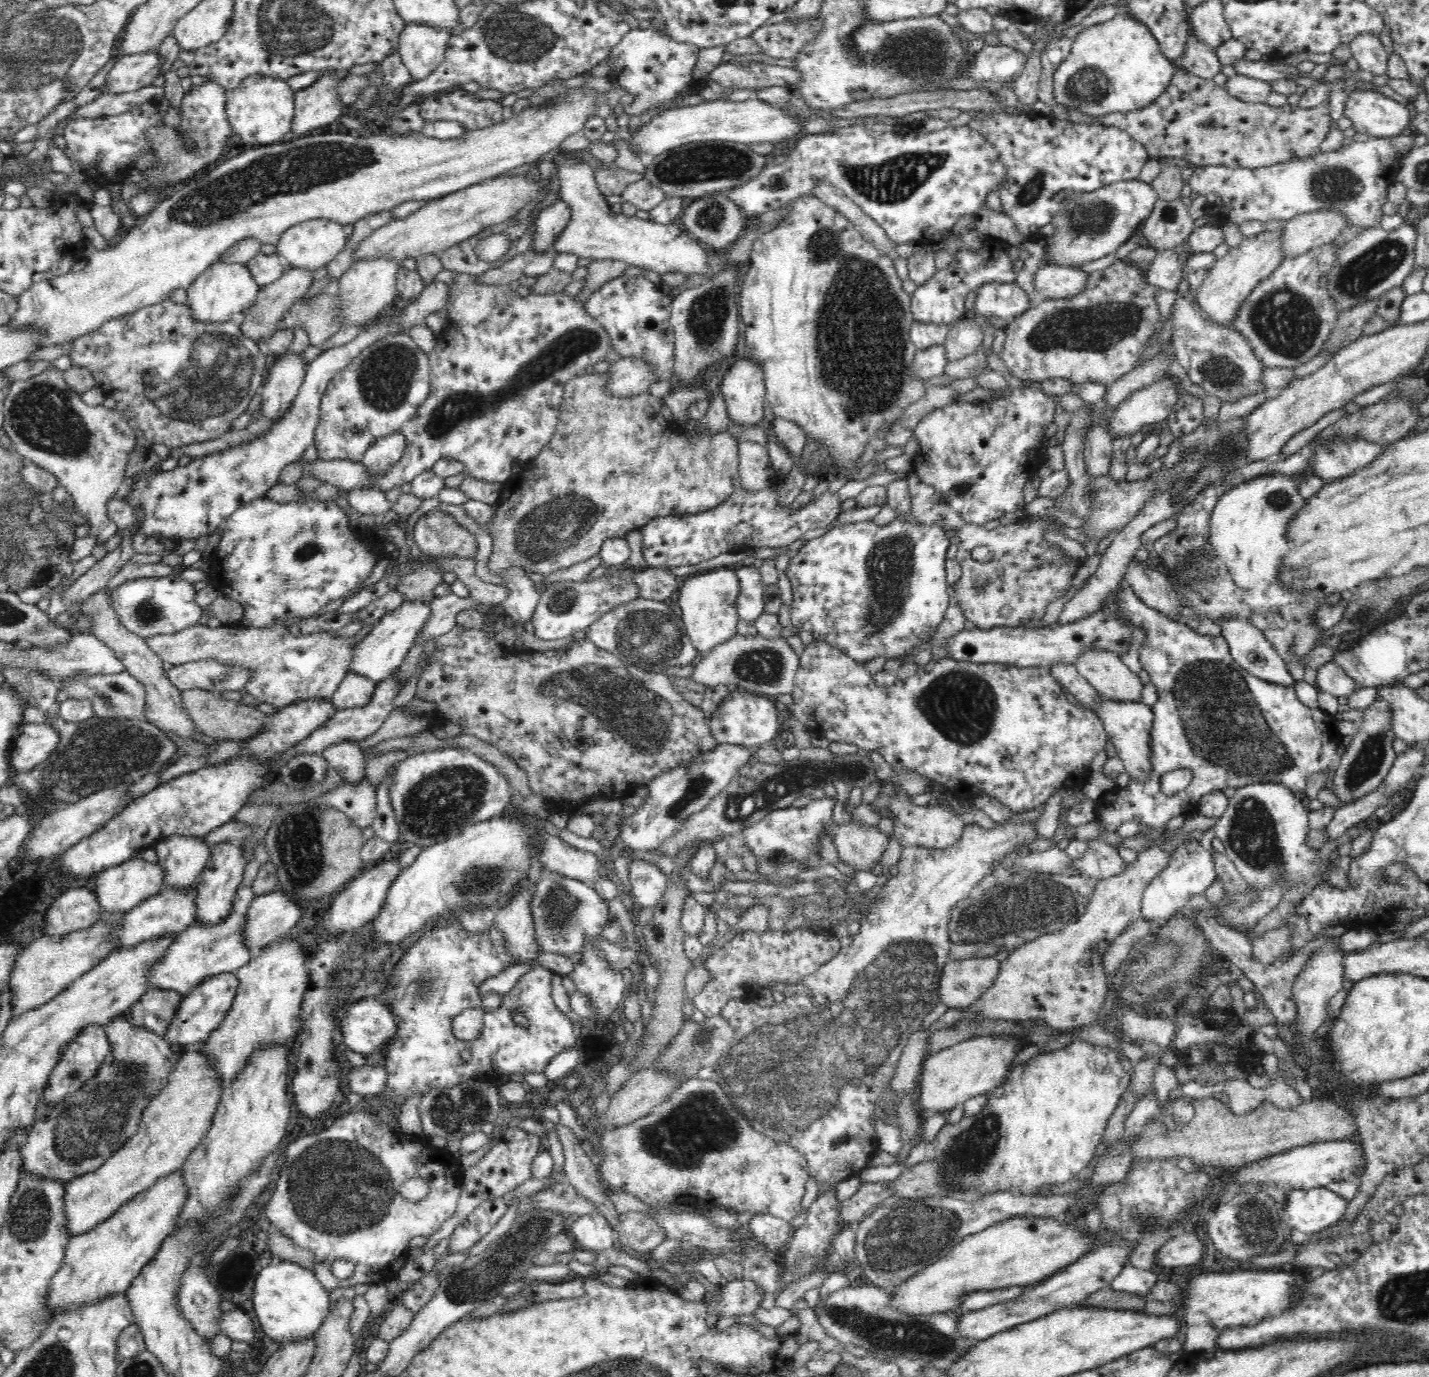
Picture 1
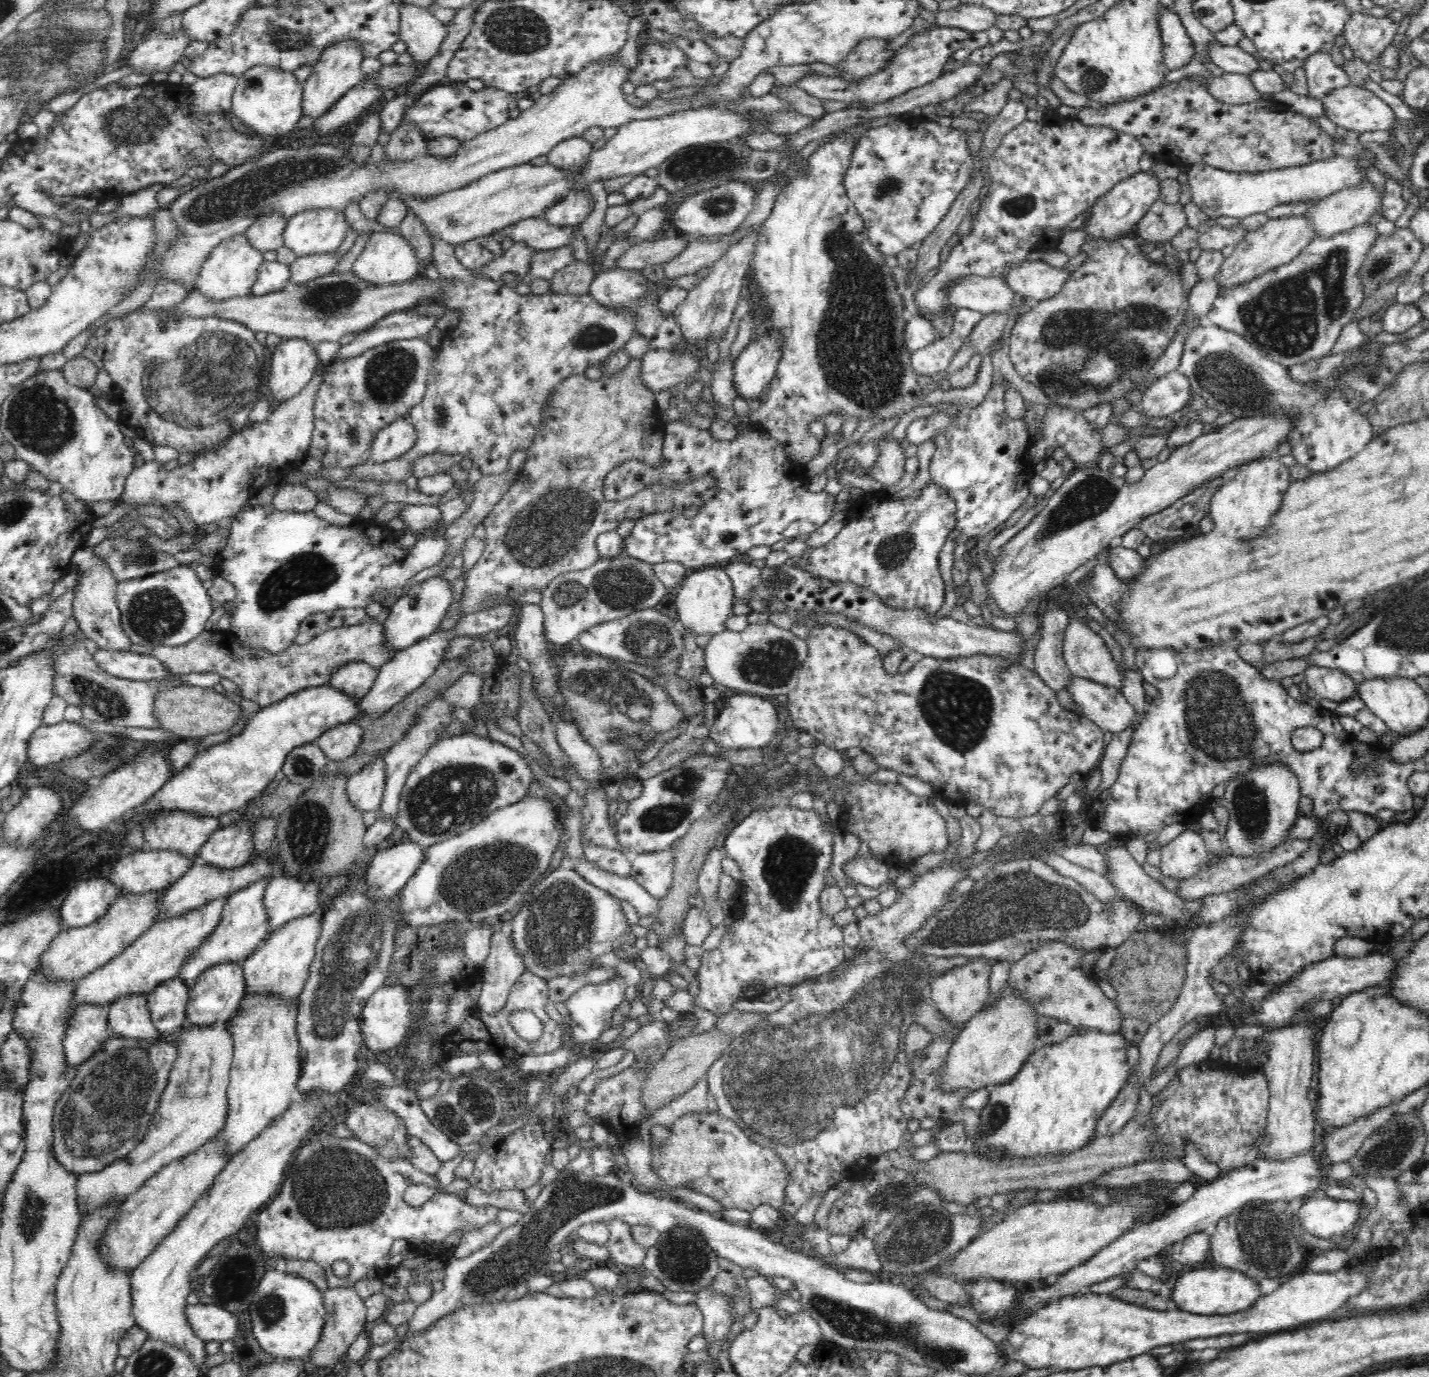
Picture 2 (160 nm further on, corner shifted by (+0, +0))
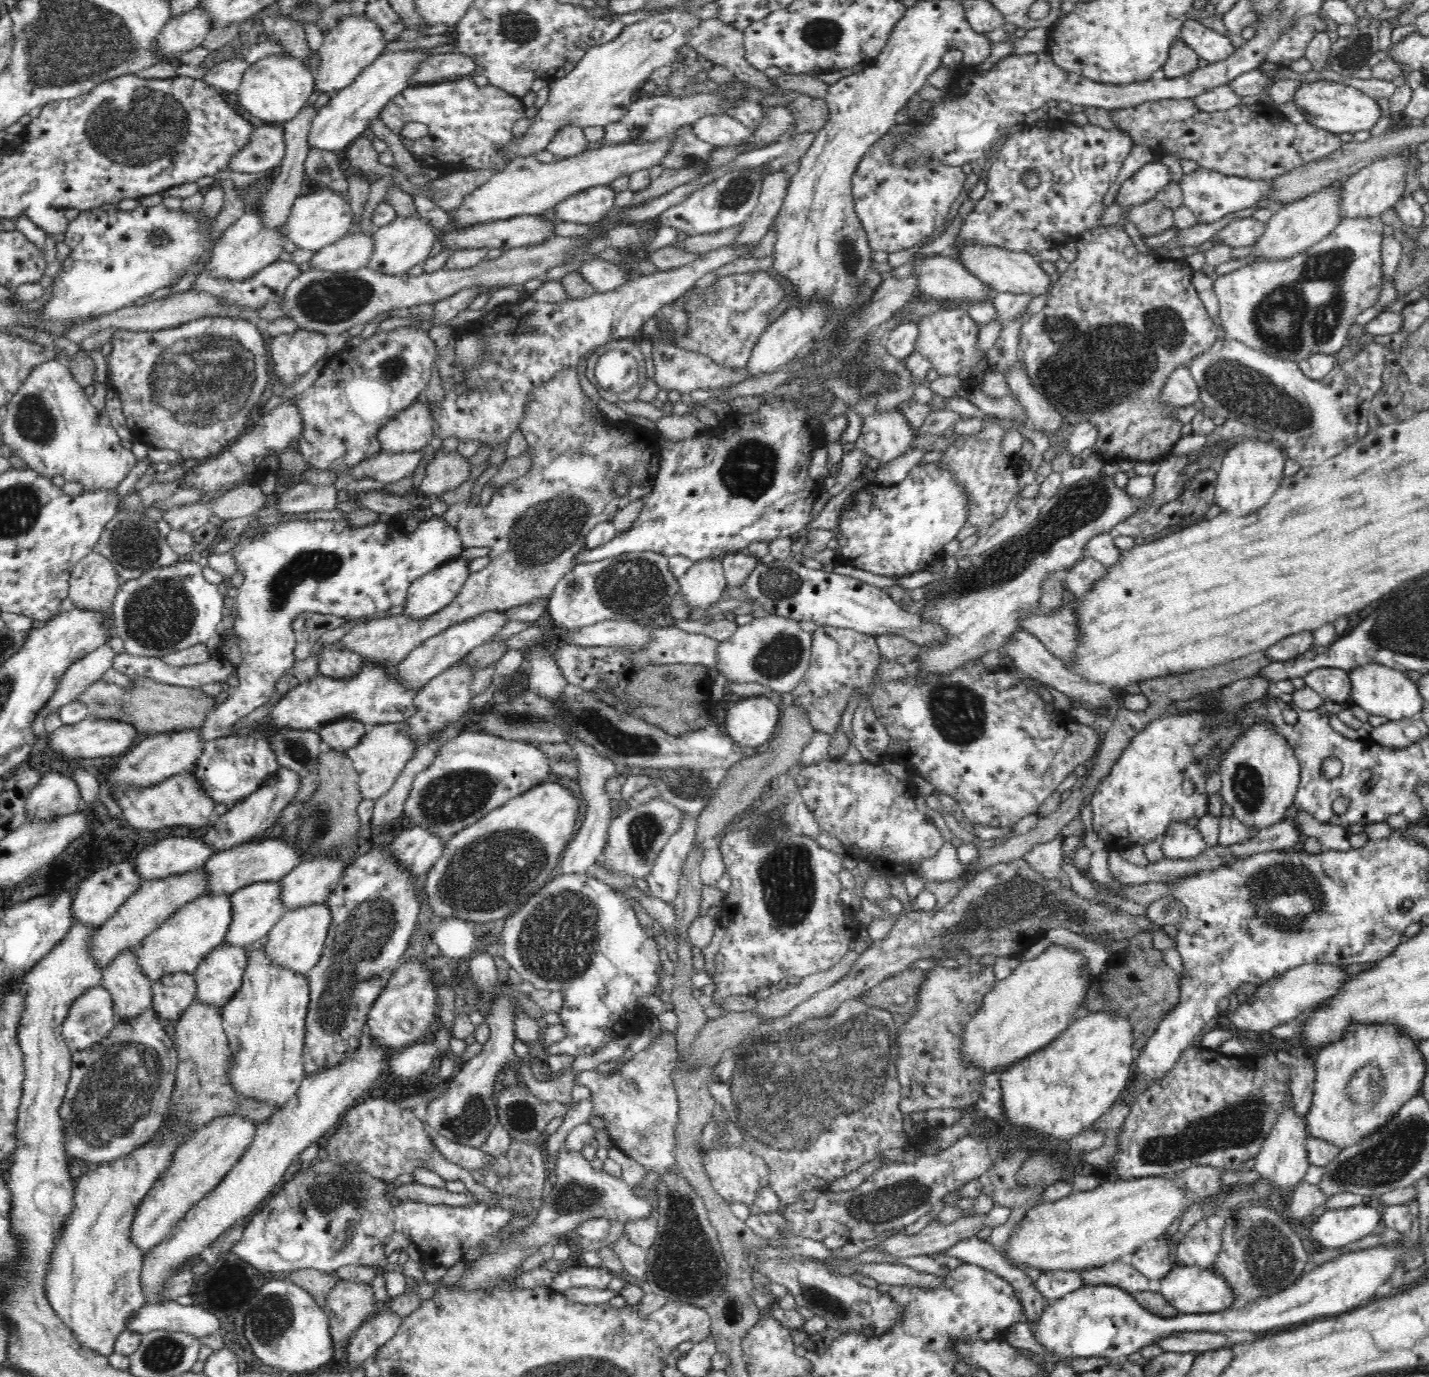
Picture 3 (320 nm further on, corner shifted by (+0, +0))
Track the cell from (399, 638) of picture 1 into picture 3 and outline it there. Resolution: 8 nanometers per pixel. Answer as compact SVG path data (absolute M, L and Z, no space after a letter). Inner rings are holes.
M461 557L448 559L438 568L414 580L409 586L402 614L414 620L424 619L449 606L471 574L468 564L468 560Z

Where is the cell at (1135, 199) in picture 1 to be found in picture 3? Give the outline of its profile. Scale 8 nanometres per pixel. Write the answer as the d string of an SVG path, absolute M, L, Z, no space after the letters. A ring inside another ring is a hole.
M1152 160L1121 184L1116 196L1117 202L1121 208L1142 204L1154 199L1170 181L1172 172L1168 166L1161 160Z

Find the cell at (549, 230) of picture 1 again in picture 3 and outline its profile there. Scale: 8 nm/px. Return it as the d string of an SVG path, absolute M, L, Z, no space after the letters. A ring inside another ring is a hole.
M610 185L585 188L559 202L555 207L556 220L593 225L613 210L614 189Z

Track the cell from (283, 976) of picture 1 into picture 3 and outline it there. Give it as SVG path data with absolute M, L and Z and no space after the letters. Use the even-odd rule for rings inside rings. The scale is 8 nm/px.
M326 903L286 910L268 934L268 942L264 946L267 958L273 960L273 965L306 975L322 957L330 922L332 922L332 915Z

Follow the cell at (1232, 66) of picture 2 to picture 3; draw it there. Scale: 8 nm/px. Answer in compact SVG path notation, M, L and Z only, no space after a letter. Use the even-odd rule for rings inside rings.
M1189 19L1180 34L1182 42L1190 46L1200 59L1209 63L1222 62L1235 50L1230 39L1204 26L1198 20Z

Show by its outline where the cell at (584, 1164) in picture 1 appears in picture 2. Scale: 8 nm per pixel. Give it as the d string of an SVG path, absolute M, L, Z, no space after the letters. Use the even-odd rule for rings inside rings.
M616 1220L608 1223L610 1236L607 1249L610 1253L611 1265L617 1265L629 1270L642 1268L647 1250L642 1248L631 1233L631 1225L624 1221Z

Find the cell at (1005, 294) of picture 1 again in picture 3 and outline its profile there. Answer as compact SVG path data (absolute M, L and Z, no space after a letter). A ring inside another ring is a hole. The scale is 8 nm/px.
M943 253L941 255L922 256L918 260L913 260L913 273L917 276L917 291L922 296L934 299L944 299L946 301L976 301L985 302L992 300L996 292L986 286L979 278L970 274L957 260Z

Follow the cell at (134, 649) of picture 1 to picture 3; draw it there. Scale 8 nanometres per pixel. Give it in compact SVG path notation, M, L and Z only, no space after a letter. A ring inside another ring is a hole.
M92 551L79 560L69 578L69 596L82 611L100 611L106 617L108 638L116 634L112 610L119 592L119 576L110 559Z

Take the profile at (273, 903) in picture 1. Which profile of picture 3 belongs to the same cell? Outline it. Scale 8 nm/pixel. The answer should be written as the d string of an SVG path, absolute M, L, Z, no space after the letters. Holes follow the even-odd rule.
M338 854L302 860L280 880L285 910L326 903L347 867Z

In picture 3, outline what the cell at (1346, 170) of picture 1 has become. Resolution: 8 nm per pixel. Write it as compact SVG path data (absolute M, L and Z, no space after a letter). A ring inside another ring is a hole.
M1197 167L1190 174L1183 174L1177 181L1183 192L1183 204L1196 216L1197 222L1210 224L1224 218L1226 214L1255 208L1256 202L1267 198L1271 180L1250 180L1238 176L1226 176L1214 170Z

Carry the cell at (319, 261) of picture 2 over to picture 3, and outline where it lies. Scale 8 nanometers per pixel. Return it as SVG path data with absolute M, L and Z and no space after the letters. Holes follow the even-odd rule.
M360 230L346 233L336 242L318 250L306 269L342 272L368 267L374 253L374 237Z

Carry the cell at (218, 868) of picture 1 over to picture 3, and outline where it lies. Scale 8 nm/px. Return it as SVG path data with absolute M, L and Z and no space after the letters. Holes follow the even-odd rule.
M279 766L276 774L271 776L265 785L262 785L256 792L238 801L234 806L220 817L216 817L211 828L204 836L204 841L214 847L214 852L232 848L245 842L257 840L258 838L275 830L276 822L280 812L288 806L300 788L301 776L290 768Z

